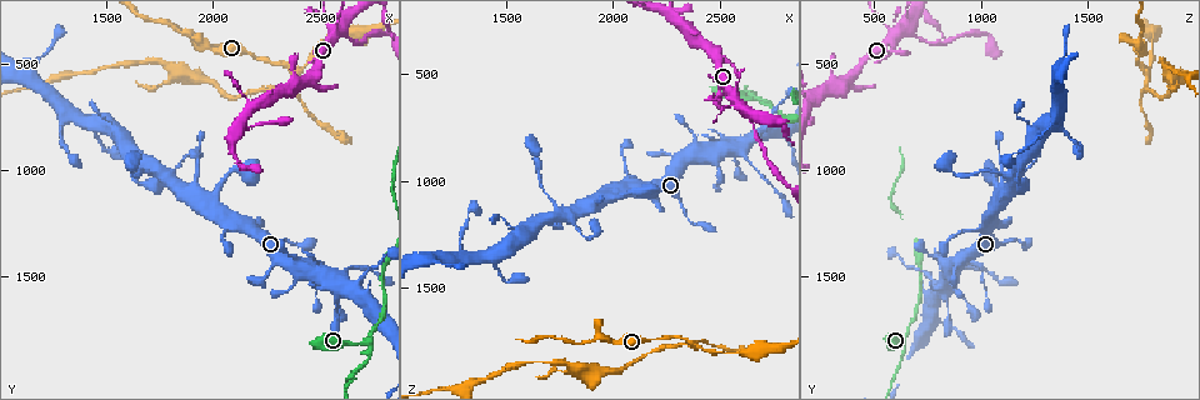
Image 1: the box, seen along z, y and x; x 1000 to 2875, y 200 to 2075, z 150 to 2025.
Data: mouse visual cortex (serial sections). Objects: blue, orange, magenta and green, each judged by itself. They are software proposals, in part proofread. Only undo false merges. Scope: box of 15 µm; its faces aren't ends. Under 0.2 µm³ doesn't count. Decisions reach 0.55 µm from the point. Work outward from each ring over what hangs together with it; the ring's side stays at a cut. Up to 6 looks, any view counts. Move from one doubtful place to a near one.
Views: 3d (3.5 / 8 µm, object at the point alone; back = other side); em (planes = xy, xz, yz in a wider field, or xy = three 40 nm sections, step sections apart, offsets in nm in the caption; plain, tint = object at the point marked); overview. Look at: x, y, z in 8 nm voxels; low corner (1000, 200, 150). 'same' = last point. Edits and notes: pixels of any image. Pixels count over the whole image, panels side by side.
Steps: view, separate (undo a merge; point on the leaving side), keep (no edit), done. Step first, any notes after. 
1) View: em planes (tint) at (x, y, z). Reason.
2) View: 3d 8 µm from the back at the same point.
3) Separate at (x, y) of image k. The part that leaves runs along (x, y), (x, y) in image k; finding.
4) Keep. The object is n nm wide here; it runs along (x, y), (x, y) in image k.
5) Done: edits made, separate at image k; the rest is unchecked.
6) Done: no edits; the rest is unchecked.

View: 3d 3.5 µm at (2370, 560, 1770). Abrupt turn.

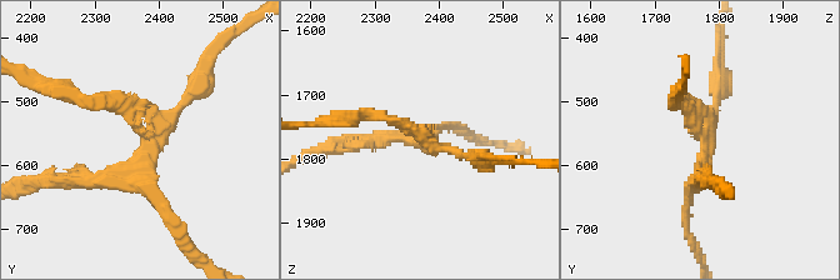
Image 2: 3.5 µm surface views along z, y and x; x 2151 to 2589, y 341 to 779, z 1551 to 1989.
Separate at (715, 80) of image 2. Two cells meet here.

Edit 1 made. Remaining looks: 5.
View: 3d 3.5 µm at (2590, 330, 650). Small branch off a trunk.

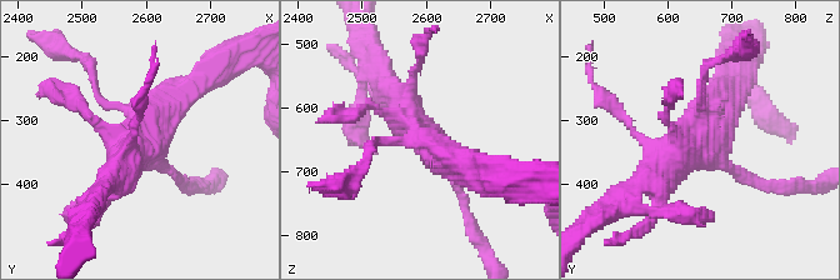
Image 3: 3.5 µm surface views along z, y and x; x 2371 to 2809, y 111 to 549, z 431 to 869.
View: em planes (tint) at (2590, 340, 640).

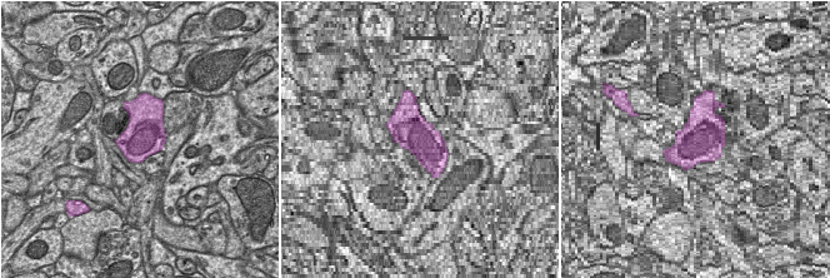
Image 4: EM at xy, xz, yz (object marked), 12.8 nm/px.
Keep. It runs along (638, 185), (704, 146), (724, 89) in image 3; one cell here.

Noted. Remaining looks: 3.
View: 3d 3.5 µm at (2700, 1800, 650). Calibre changes.

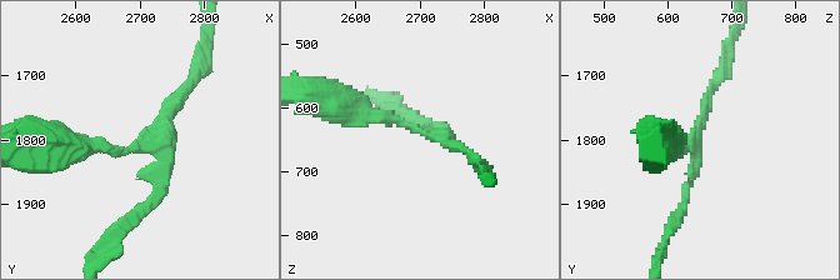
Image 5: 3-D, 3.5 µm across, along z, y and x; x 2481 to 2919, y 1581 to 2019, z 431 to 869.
View: em xy step 3 (tint) at (2710, 1805, 635). 3 arms meet here; the arms are 150, 150, 250 nm wide.

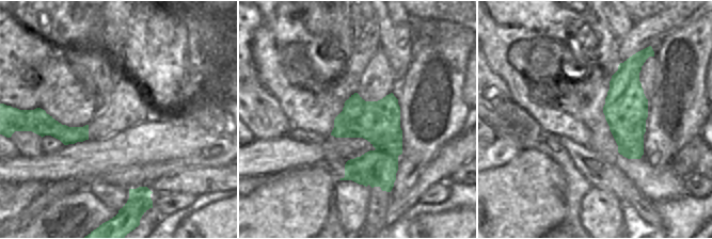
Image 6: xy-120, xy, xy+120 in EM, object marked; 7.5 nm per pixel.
View: em xy step 2 (tint) at the same point.

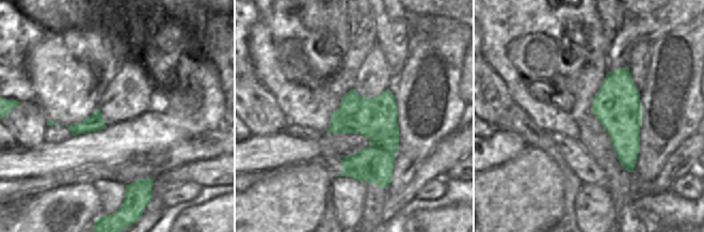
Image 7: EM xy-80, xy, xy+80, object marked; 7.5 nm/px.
Keep. It runs along (71, 146), (144, 146), (194, 78) in image 5; all the same cell.

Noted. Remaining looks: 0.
Done: edits made, separate at image 2; the rest is unchecked.

